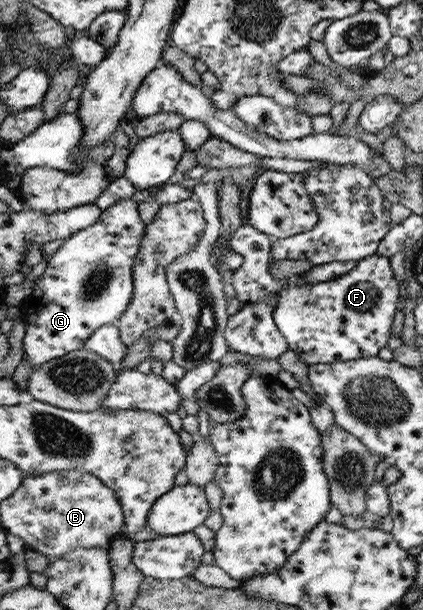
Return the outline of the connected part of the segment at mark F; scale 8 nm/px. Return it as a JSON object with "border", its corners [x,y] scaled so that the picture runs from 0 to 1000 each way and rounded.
{"border":[[[877,418],[851,425],[825,448],[761,462],[733,462],[712,449],[695,449],[671,461],[667,472],[652,477],[657,485],[643,518],[681,562],[681,572],[728,598],[882,585],[915,566],[920,536],[929,533],[943,500],[943,467],[920,434],[920,423]]]}

